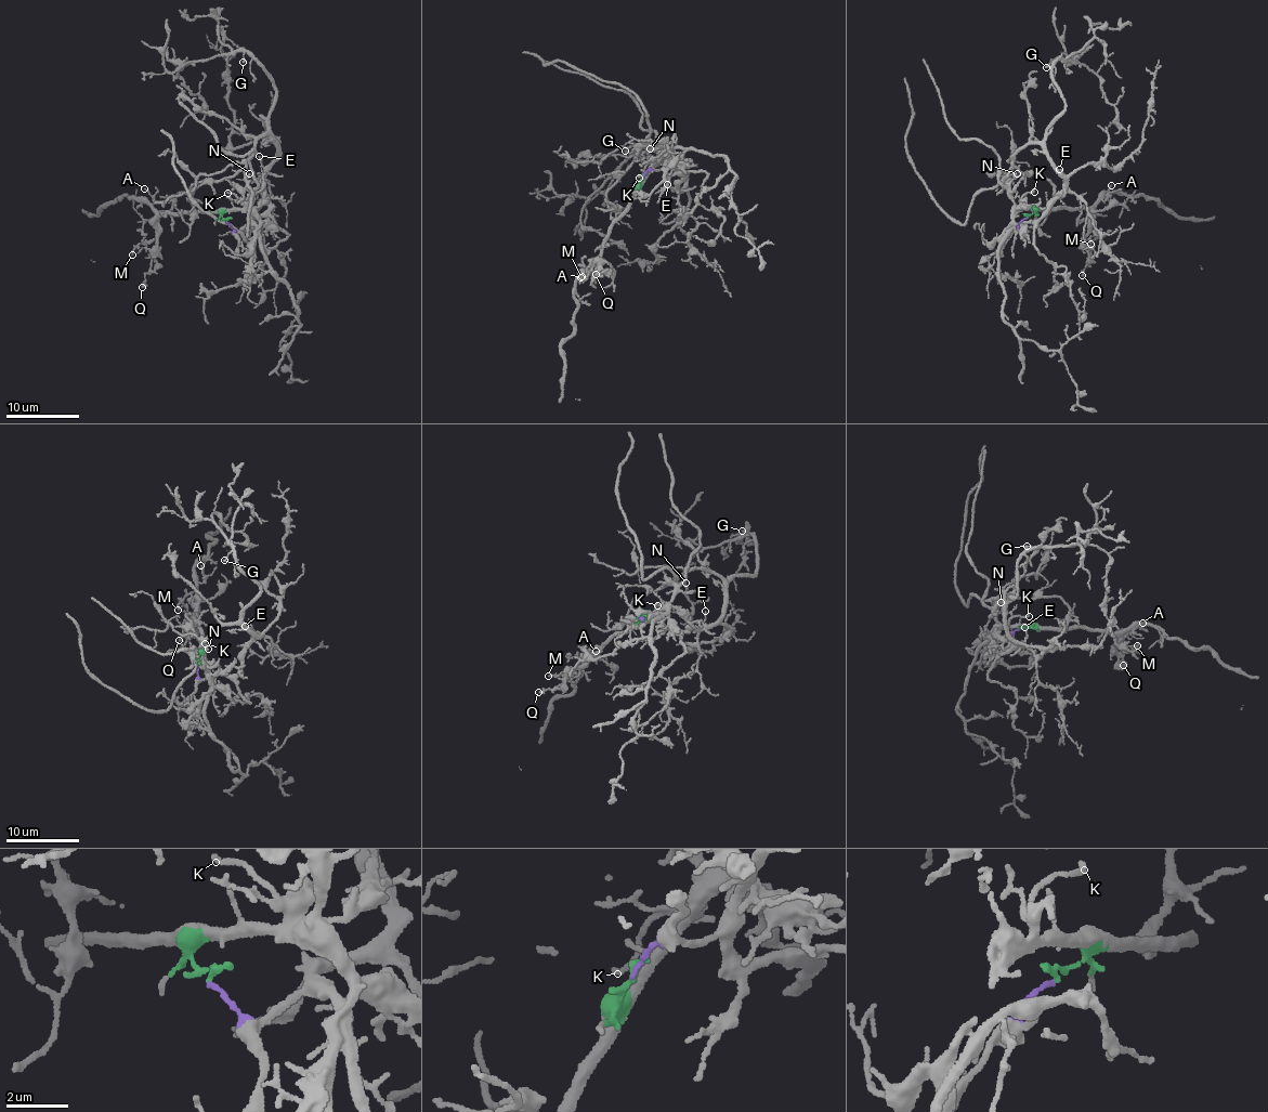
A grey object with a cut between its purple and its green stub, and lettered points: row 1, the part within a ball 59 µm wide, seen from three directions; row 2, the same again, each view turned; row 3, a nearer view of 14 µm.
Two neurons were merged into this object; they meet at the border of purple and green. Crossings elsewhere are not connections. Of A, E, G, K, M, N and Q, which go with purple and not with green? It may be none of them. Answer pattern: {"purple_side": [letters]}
{"purple_side": ["E", "G"]}

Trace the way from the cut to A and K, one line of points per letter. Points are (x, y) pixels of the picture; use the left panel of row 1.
A: (226, 222), (217, 212), (155, 209), (144, 188)
K: (226, 222), (223, 213), (236, 211), (244, 203), (226, 194)

